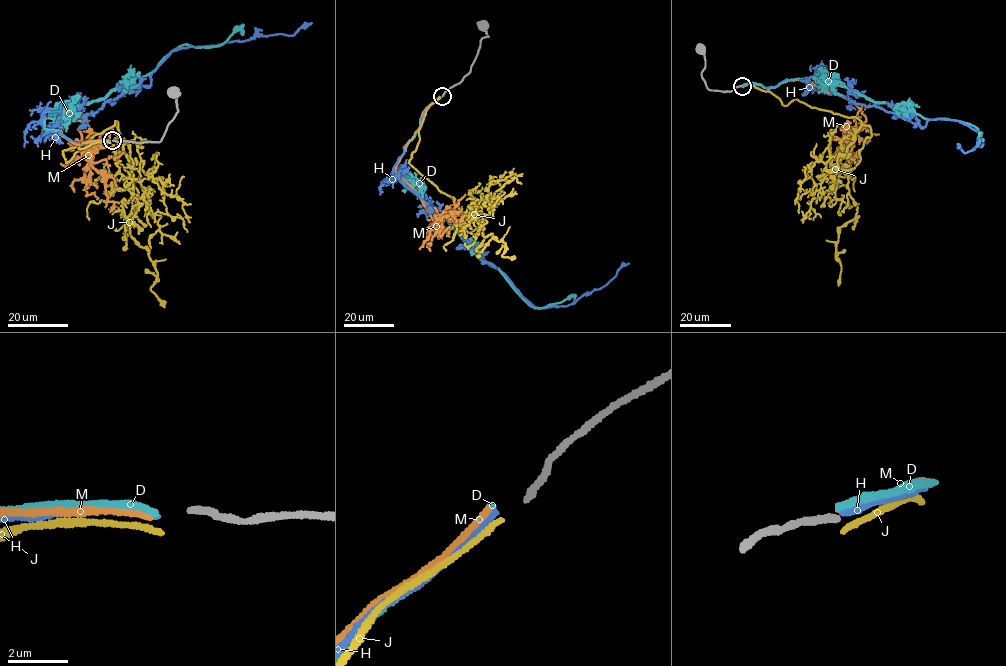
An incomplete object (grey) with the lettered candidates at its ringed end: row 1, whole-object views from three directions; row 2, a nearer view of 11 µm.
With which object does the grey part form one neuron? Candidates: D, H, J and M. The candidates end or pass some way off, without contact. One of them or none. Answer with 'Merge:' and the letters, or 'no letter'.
Merge: H

